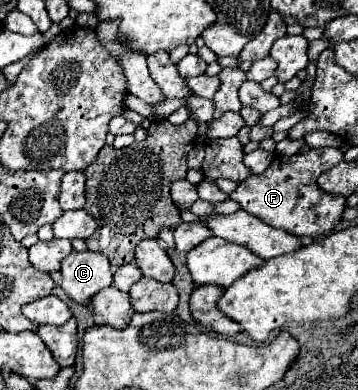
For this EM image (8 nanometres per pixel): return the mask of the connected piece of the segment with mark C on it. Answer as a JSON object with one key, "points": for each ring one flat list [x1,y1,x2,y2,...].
{"points":[[71,251,71,255,61,263,61,289,71,301,87,307,95,293,113,283,109,267,111,265,105,255,93,251]]}

